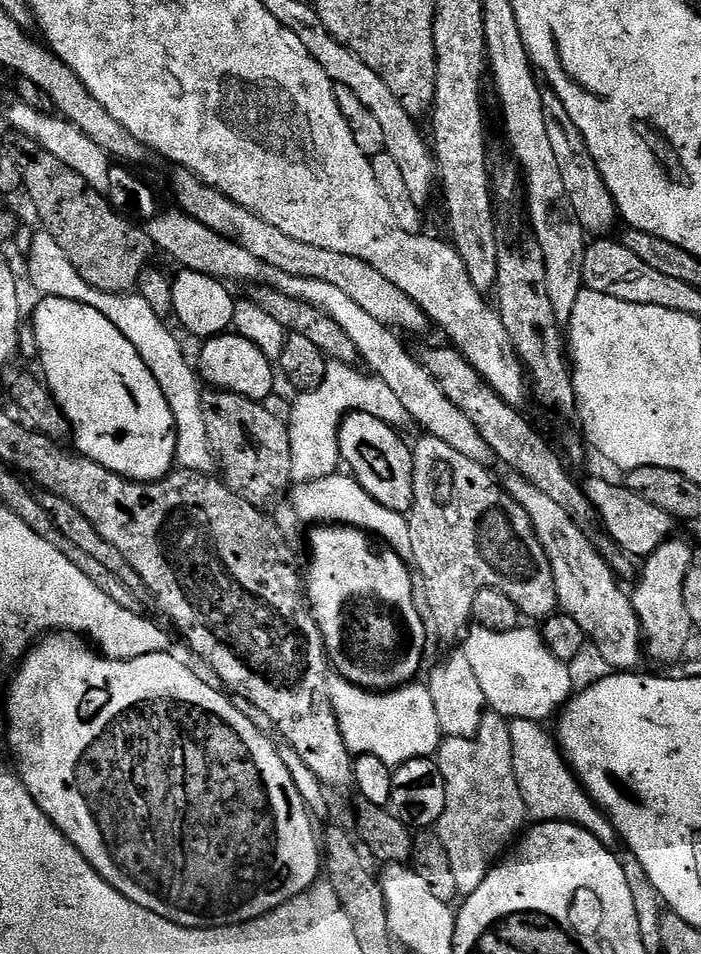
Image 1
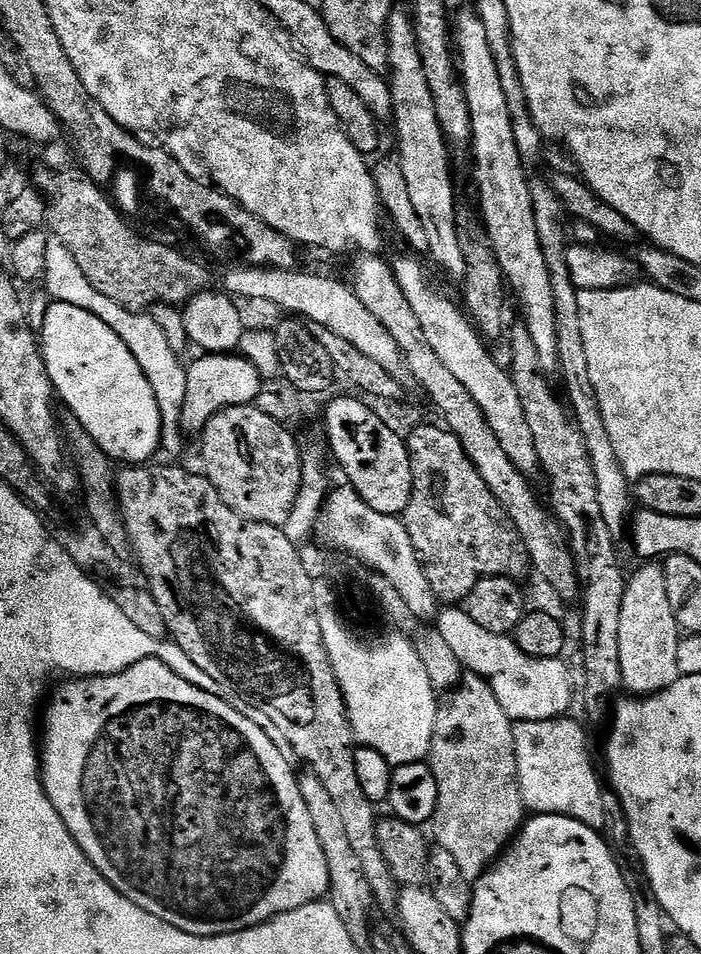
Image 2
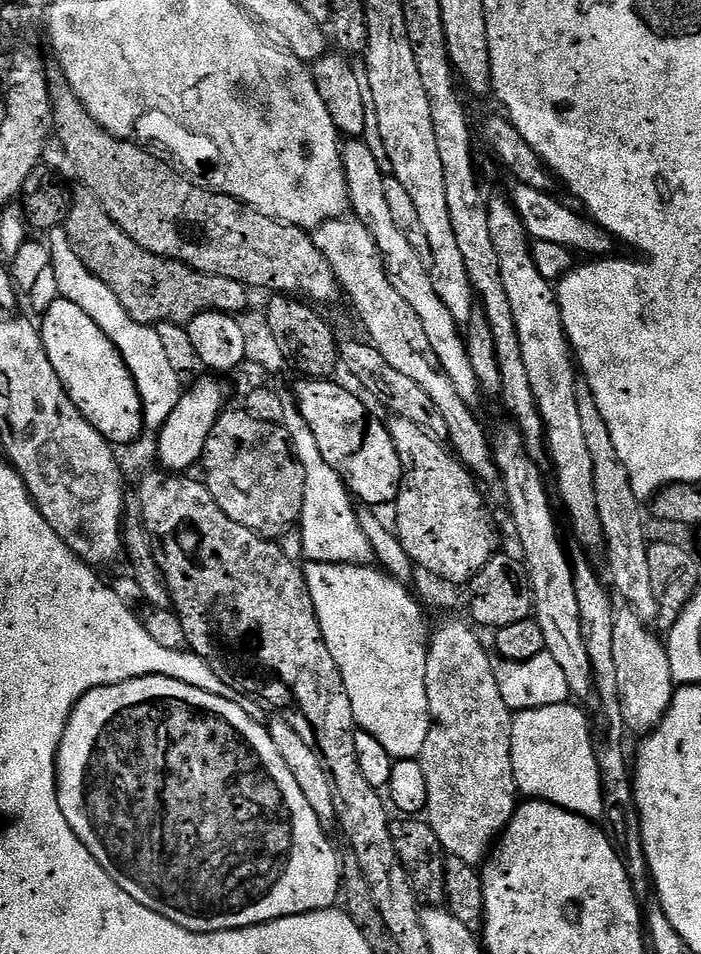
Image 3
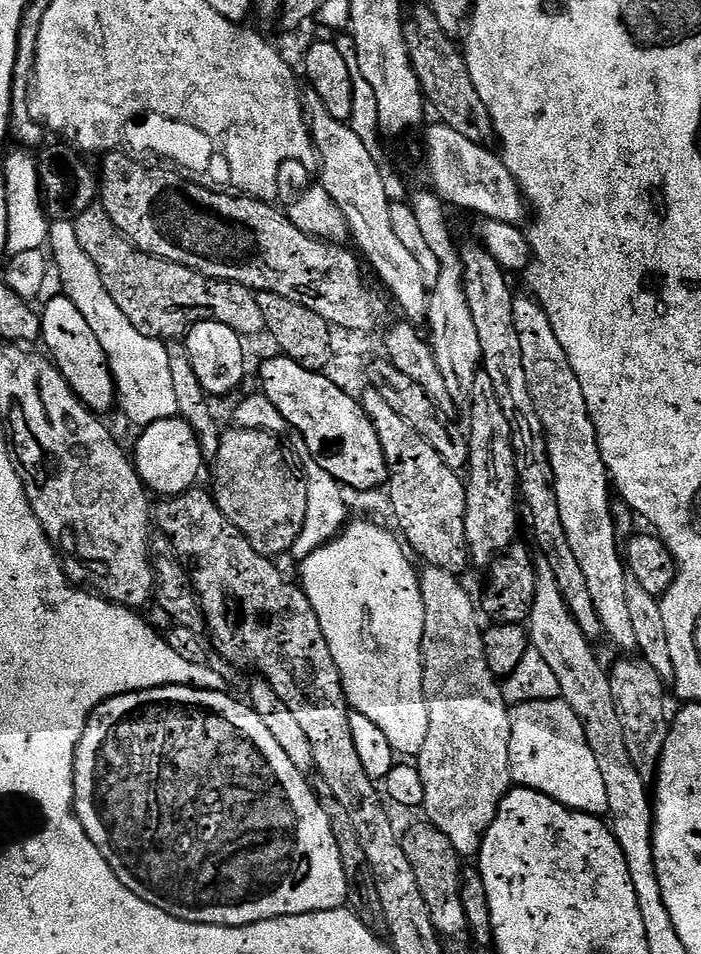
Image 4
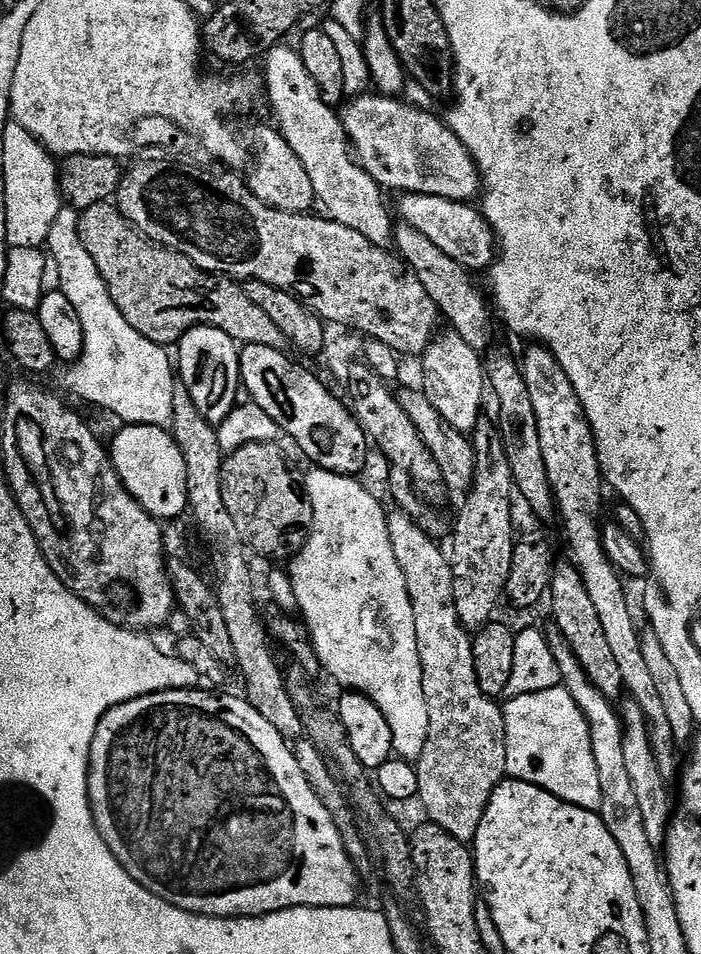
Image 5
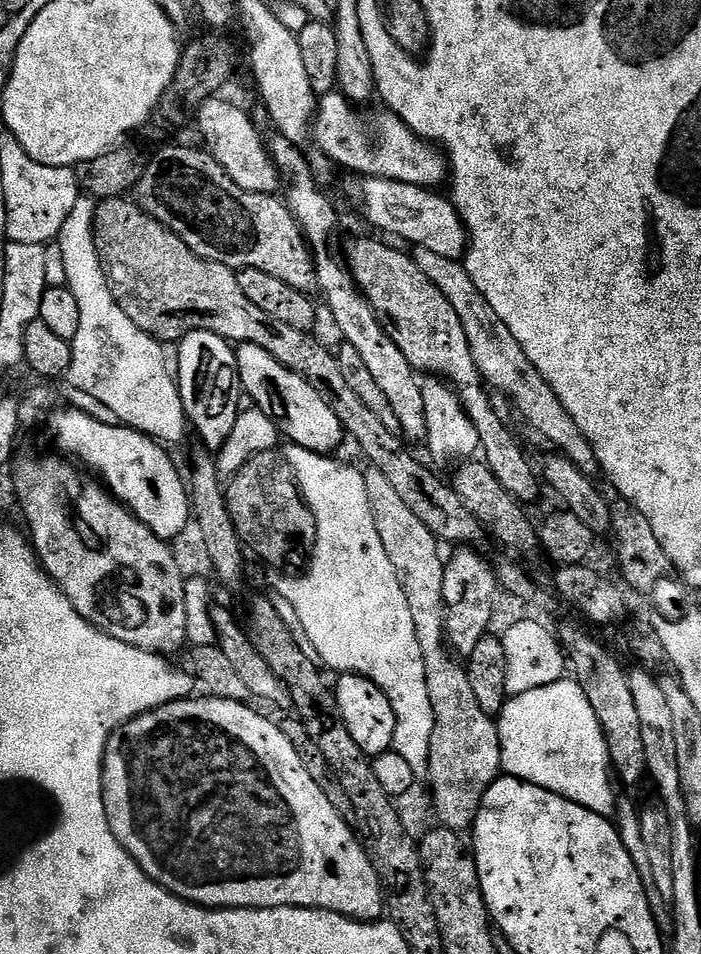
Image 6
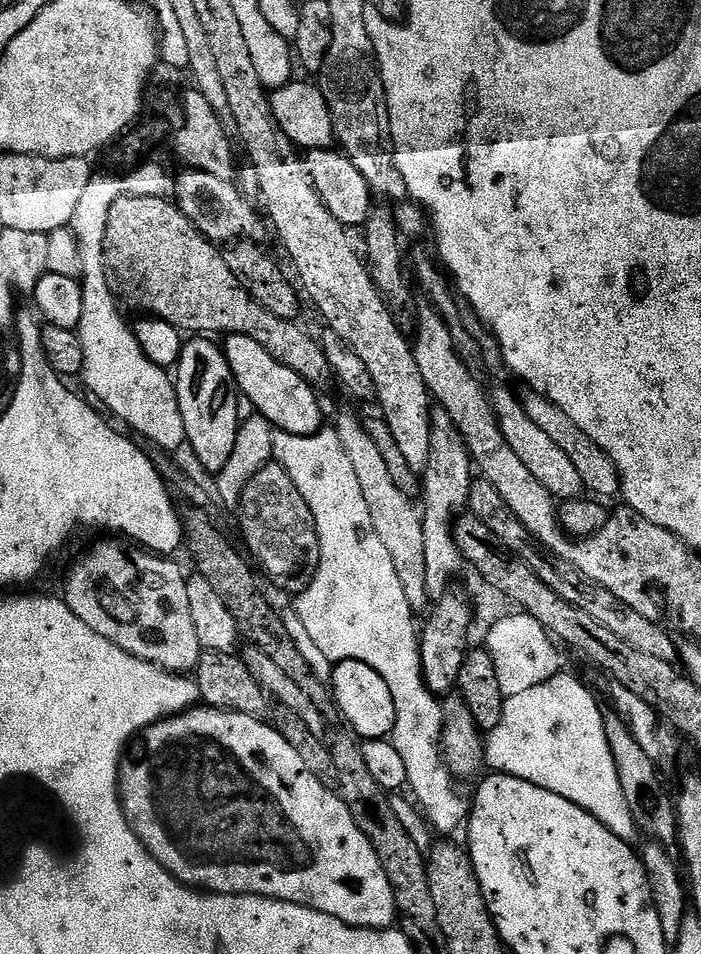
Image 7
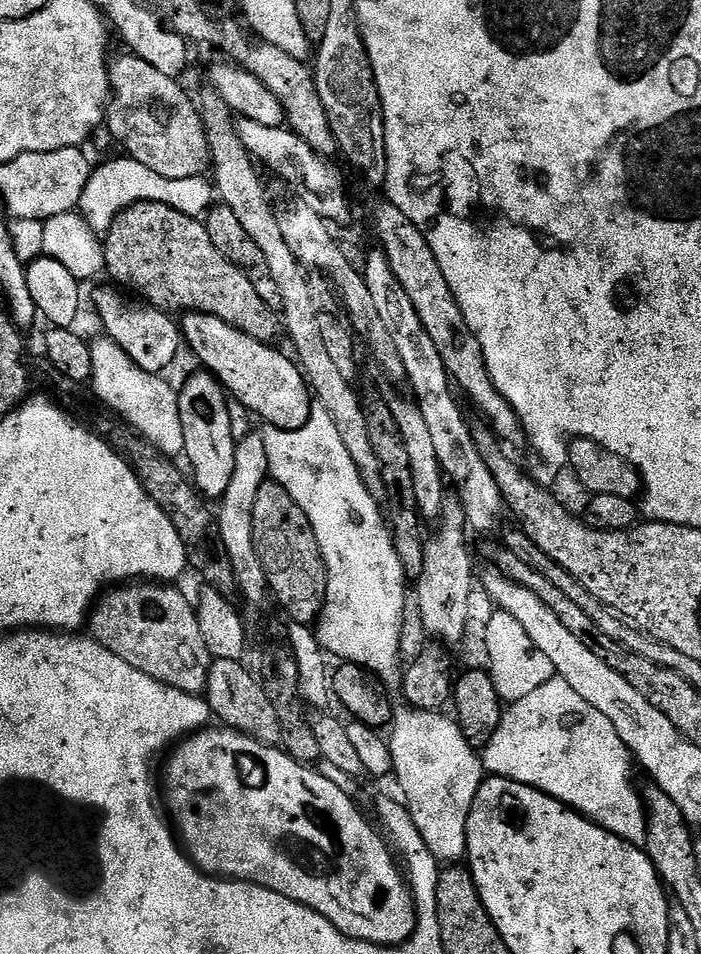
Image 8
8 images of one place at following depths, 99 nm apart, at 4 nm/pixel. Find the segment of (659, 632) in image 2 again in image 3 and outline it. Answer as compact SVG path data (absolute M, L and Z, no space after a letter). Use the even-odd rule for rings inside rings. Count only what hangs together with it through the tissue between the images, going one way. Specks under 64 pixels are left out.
M631 610L617 611L614 622L614 663L618 674L622 718L629 733L653 732L662 722L674 691L665 641L661 637L659 640L648 628L651 627L640 619L638 613Z

